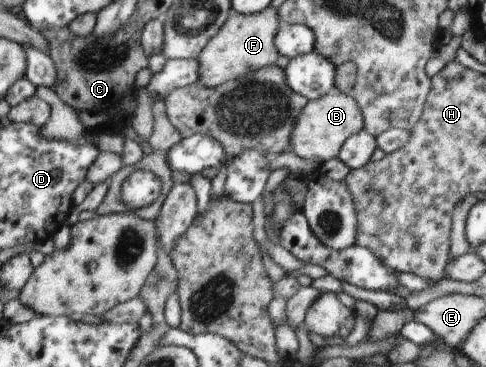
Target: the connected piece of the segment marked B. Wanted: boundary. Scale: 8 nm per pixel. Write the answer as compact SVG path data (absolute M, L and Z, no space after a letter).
M332 90L317 100L309 100L301 110L289 139L290 150L300 158L322 164L337 158L345 140L363 129L362 112L352 95Z

